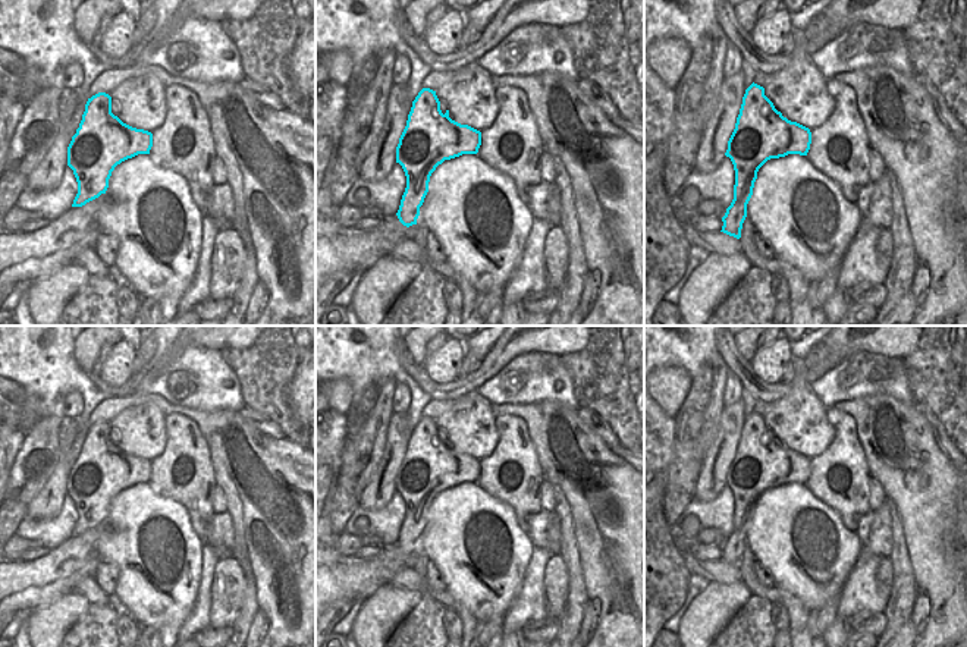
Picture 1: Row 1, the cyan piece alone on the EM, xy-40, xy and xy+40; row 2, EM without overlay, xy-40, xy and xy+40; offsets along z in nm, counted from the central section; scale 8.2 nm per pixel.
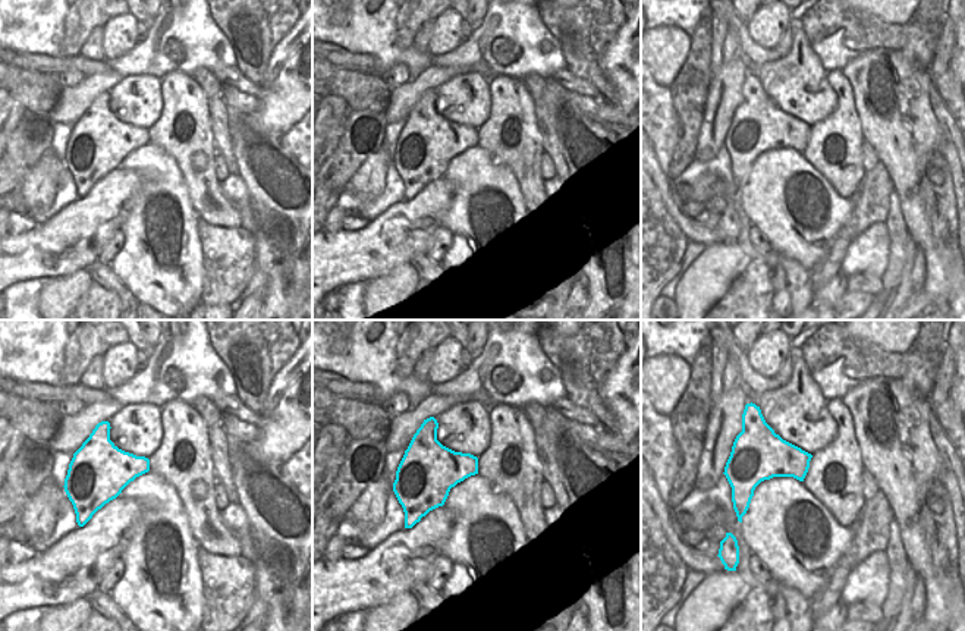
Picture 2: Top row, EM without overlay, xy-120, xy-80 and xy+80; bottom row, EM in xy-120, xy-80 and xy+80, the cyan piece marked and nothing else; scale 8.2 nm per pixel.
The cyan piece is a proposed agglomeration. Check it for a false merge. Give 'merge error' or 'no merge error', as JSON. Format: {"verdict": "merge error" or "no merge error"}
{"verdict": "no merge error"}

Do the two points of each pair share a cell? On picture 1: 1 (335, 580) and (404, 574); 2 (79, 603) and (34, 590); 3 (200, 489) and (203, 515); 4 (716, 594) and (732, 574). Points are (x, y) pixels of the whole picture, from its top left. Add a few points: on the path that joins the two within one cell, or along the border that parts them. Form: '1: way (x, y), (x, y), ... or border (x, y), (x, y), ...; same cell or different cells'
1: border (411, 567), (402, 567), (389, 583); different cells
2: border (75, 591), (69, 591), (31, 612); different cells
3: way (200, 495), (200, 509); same cell
4: border (709, 580), (725, 584), (741, 581); different cells

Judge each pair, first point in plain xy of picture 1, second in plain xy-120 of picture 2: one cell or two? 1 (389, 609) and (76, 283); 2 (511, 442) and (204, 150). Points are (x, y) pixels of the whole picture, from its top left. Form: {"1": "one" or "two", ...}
{"1": "one", "2": "one"}

